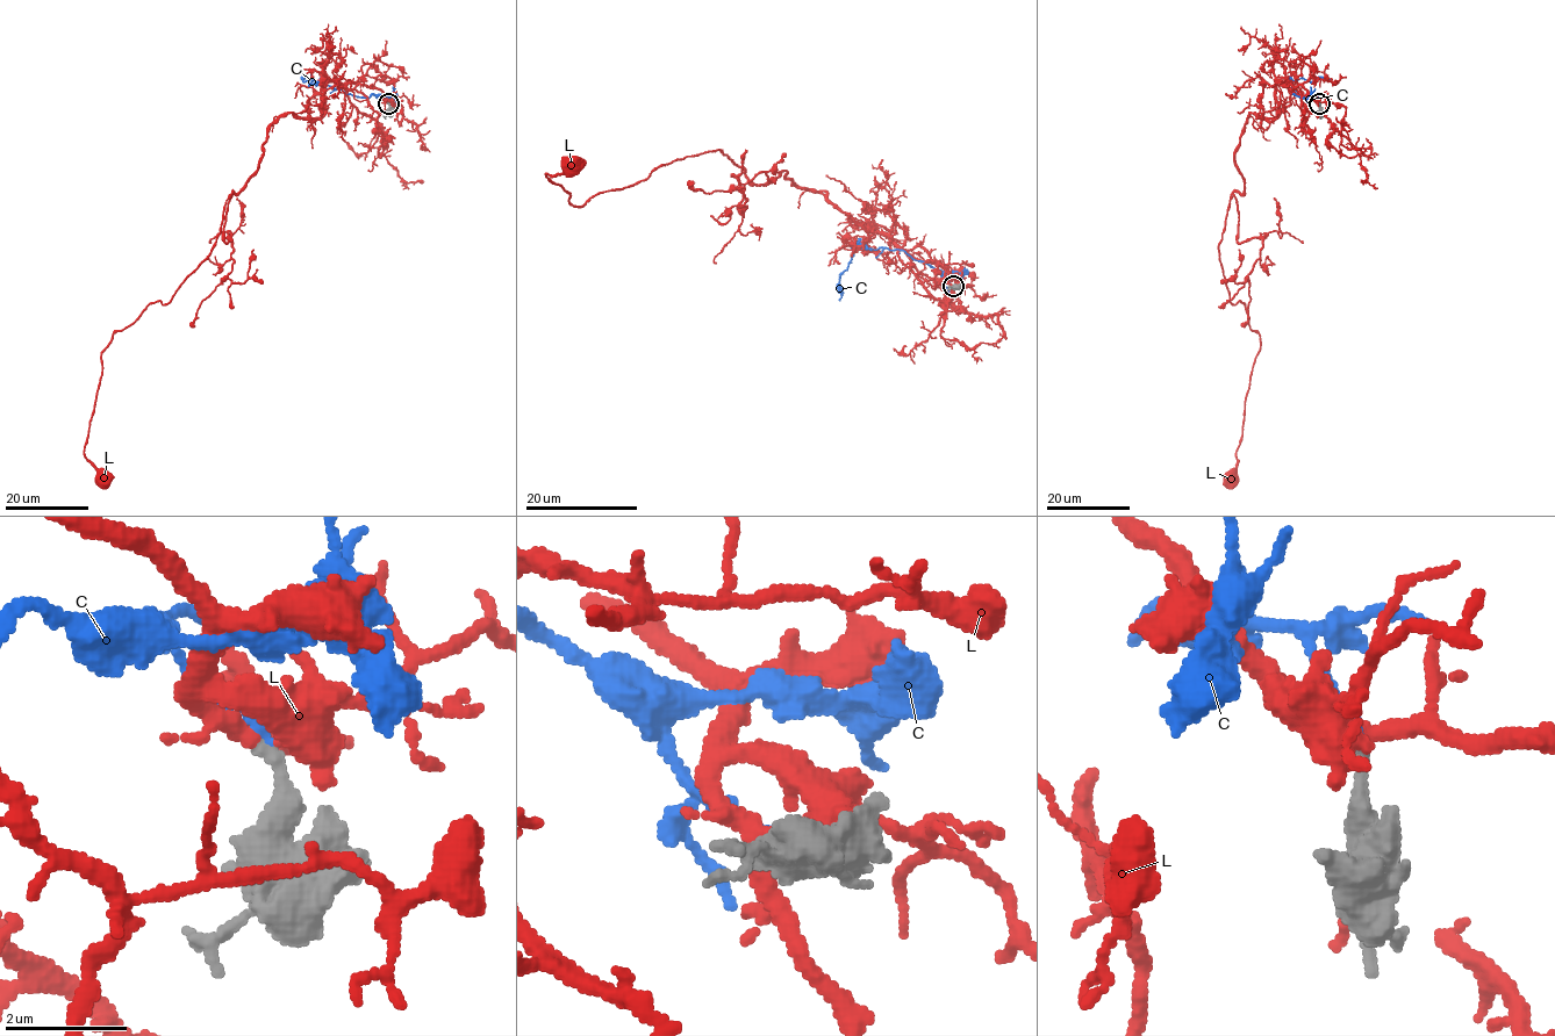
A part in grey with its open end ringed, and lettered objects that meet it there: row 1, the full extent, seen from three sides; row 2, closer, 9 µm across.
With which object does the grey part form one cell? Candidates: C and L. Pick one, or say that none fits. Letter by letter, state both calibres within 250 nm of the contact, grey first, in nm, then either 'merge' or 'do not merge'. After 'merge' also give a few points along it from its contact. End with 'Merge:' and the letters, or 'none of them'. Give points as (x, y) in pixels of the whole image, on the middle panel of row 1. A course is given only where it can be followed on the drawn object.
C: 240/140 nm | do not merge
L: 240/550 nm | merge | via (954, 285), (919, 246), (896, 247), (785, 171), (754, 185), (721, 150), (582, 206), (545, 174), (572, 166)
Merge: L

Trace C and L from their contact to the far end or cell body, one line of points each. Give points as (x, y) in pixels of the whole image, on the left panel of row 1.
C: (388, 103), (381, 95), (357, 98), (323, 83), (313, 84), (312, 78), (302, 80)
L: (388, 102), (330, 81), (320, 117), (271, 126), (210, 253), (101, 353), (84, 457), (104, 479)

